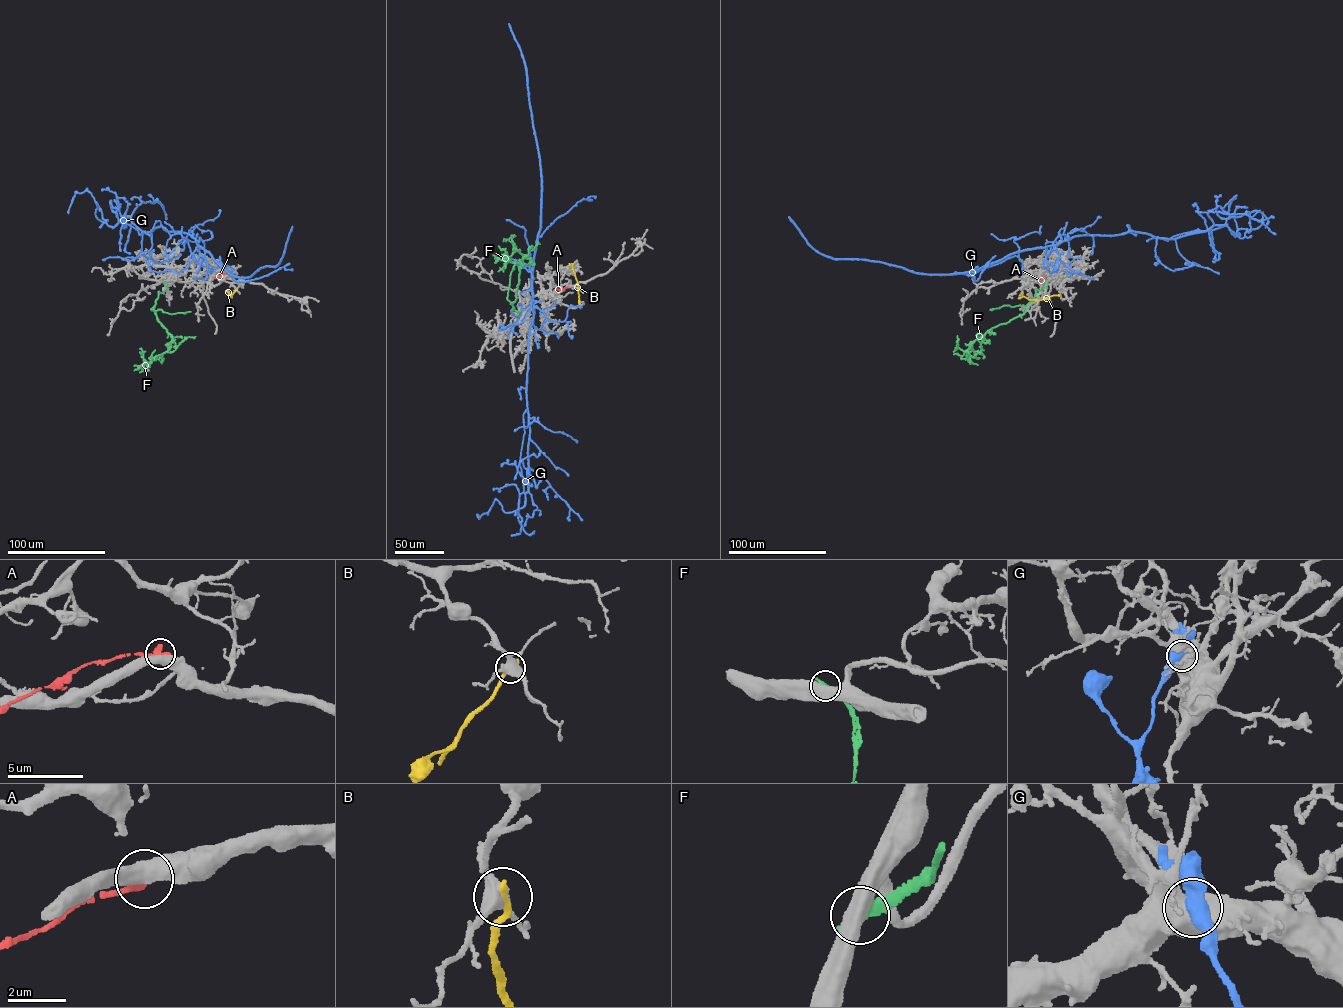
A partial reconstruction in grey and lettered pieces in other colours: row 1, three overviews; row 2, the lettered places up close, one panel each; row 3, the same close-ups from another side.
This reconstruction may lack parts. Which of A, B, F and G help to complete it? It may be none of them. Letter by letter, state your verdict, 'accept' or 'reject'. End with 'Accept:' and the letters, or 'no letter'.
A: reject
B: reject
F: reject
G: reject
Accept: no letter

